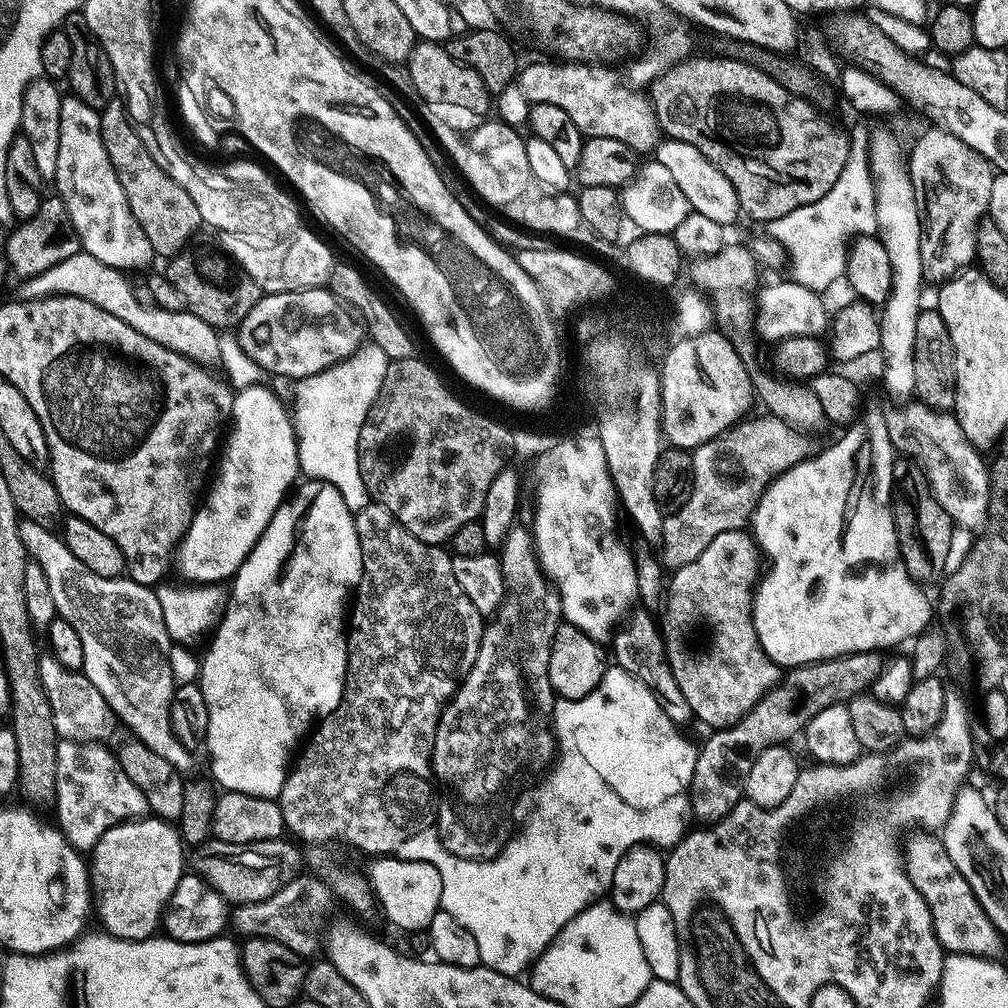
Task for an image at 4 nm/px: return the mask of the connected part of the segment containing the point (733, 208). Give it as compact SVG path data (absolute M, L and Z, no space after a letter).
M664 138L656 145L654 158L659 164L666 166L666 170L674 177L674 182L680 187L682 194L686 194L686 202L691 211L723 226L730 226L736 219L741 219L738 194L734 186L730 186L730 178L726 178L726 174L722 174L722 170L718 170L718 166L714 166L714 162L710 162L710 158L702 154L702 150L698 150L698 146L690 146L690 142Z

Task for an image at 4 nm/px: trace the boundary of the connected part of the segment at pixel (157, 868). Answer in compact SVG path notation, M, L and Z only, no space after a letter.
M141 818L106 830L106 834L98 838L90 853L90 892L94 897L95 915L96 912L100 915L99 927L120 940L155 937L162 924L164 907L168 904L170 894L174 894L174 886L178 886L185 872L186 845L181 840L179 831L169 821Z

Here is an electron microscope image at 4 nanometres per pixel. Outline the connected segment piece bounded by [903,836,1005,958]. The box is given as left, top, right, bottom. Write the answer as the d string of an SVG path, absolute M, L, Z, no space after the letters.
M932 836L910 837L908 856L906 852L903 865L904 873L928 904L930 918L934 922L934 934L945 953L1000 958L1004 952L1005 937L990 920L986 910L982 910L974 890L970 890L970 882L966 882L958 866L950 862L950 854L946 854L943 839L936 837L935 840Z

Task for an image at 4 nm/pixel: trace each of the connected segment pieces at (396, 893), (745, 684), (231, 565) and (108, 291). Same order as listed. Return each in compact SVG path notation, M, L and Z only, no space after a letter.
M397 856L377 857L372 863L368 869L369 885L387 920L406 934L427 931L434 914L441 909L444 879L440 868L425 860L404 860Z
M747 531L723 532L714 538L714 542L710 542L710 546L706 546L706 550L702 550L702 554L698 554L698 558L694 558L694 562L675 569L666 584L666 599L662 610L662 617L664 616L664 624L662 620L662 635L664 637L664 649L670 662L670 670L674 674L674 682L678 682L678 687L682 690L683 696L686 697L686 702L690 702L690 710L693 717L697 721L700 719L702 723L709 724L709 729L712 730L729 728L737 724L775 684L780 682L782 675L781 665L771 660L766 654L766 650L762 650L758 634L756 633L756 627L752 621L754 589L757 587L758 581L762 576L760 558L762 560L761 549L758 547L756 540Z
M261 384L237 391L232 398L230 431L218 460L216 481L214 476L188 533L180 542L178 568L180 564L184 575L181 577L192 582L215 583L235 576L300 475L296 430L286 404Z
M81 251L74 254L74 258L66 258L58 262L58 266L50 266L50 270L44 270L42 274L29 277L18 292L19 299L41 300L43 296L77 296L86 298L86 302L94 302L106 314L114 314L126 326L138 330L150 342L158 342L158 346L166 346L178 354L182 354L195 364L214 366L220 364L219 342L217 329L211 328L202 318L198 318L193 312L181 310L171 312L157 306L140 304L132 284L127 280L125 273L114 266L106 266L106 262L98 262L89 252Z

